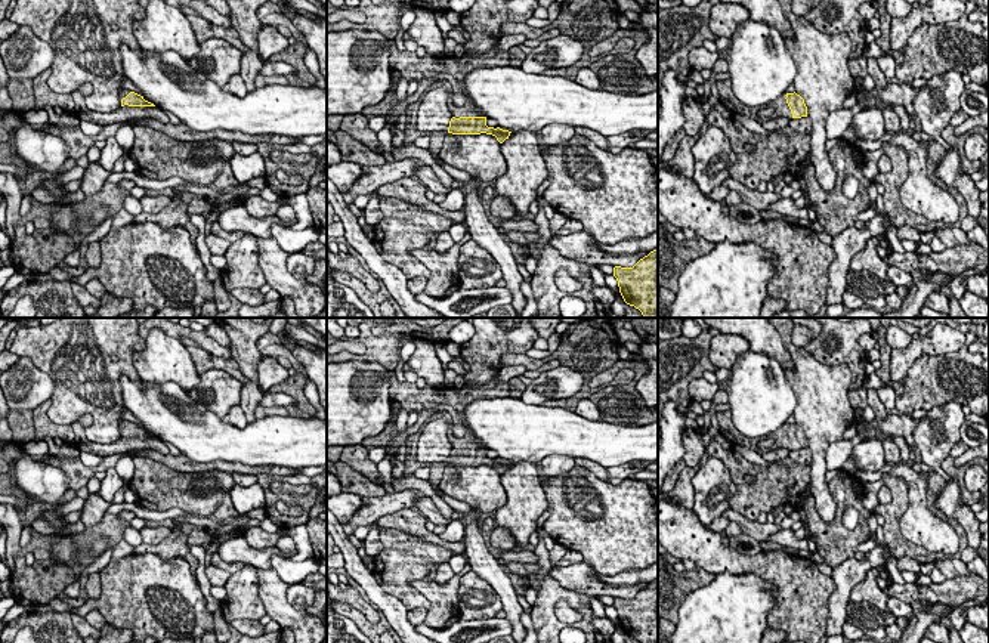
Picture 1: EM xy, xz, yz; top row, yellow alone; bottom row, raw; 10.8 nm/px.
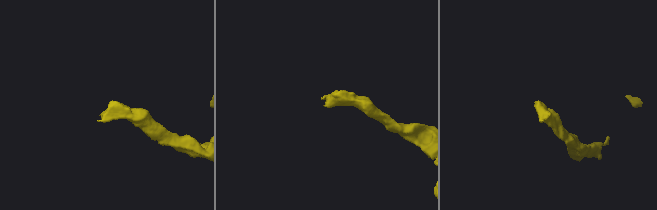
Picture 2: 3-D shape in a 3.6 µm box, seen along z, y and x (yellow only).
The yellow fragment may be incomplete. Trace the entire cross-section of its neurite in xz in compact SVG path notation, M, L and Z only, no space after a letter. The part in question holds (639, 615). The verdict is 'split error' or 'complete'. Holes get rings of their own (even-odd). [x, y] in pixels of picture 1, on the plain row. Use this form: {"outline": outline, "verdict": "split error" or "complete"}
{"outline": "M658 579L633 599L614 599L624 633L640 643L658 643Z", "verdict": "complete"}

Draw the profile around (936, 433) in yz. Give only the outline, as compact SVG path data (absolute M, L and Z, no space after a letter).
M946 402L927 411L914 430L914 440L928 467L939 467L961 440L959 427L965 415L962 405Z

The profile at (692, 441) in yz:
M684 427L682 433L682 442L684 446L684 464L689 467L695 467L705 454L702 435L698 433L695 429Z

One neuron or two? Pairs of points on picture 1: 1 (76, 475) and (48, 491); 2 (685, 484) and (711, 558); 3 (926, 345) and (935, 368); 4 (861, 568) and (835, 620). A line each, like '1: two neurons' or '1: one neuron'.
1: two neurons
2: two neurons
3: two neurons
4: one neuron

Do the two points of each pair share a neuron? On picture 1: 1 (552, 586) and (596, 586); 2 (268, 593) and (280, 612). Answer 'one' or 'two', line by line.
1: two
2: one

